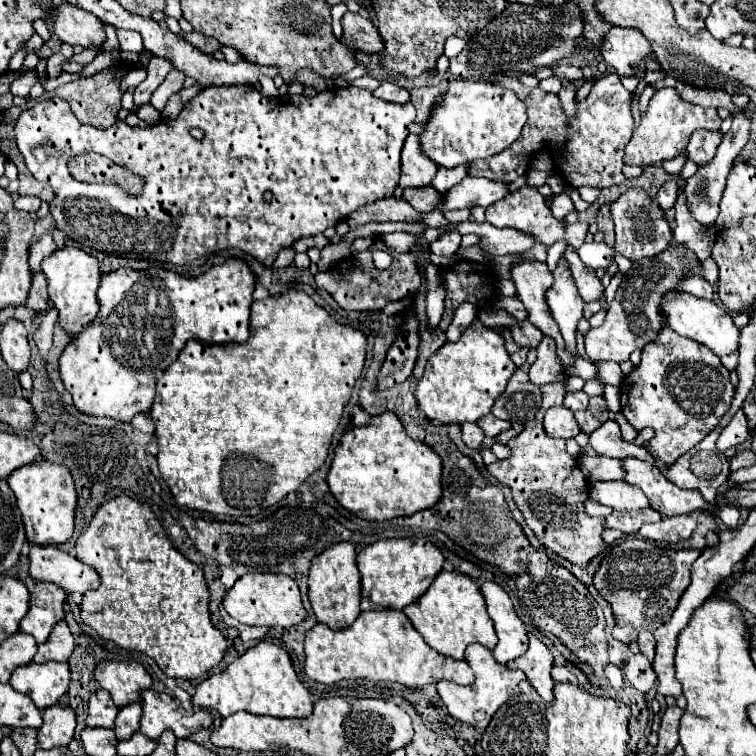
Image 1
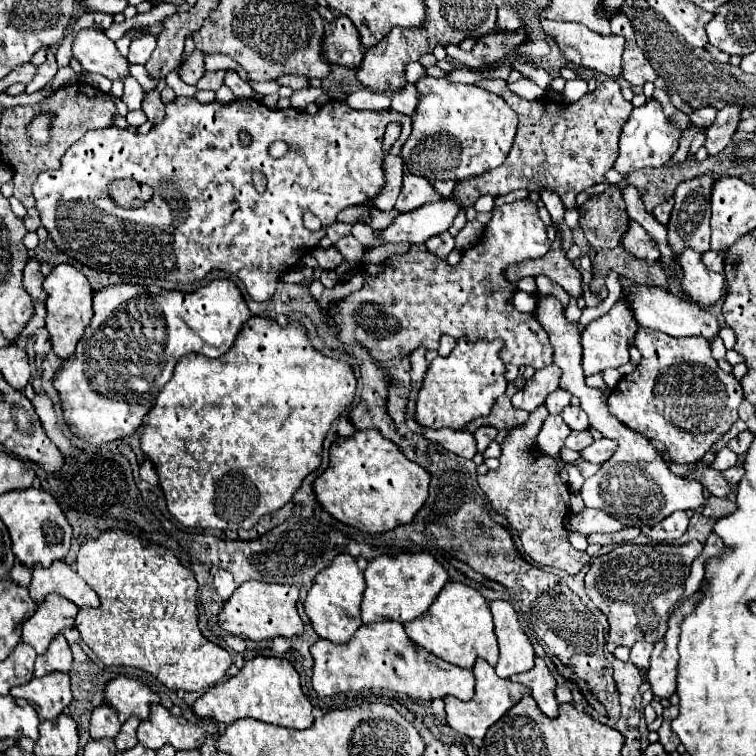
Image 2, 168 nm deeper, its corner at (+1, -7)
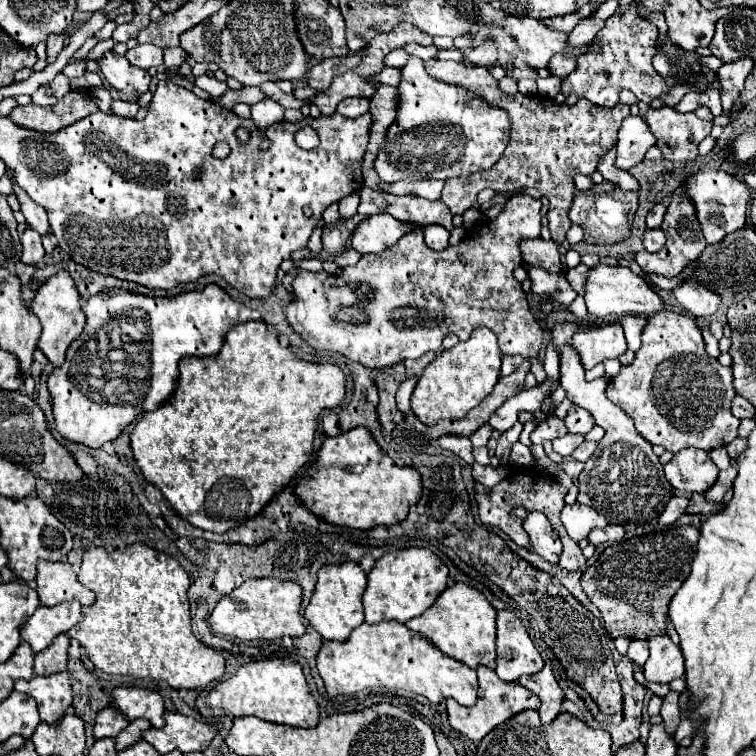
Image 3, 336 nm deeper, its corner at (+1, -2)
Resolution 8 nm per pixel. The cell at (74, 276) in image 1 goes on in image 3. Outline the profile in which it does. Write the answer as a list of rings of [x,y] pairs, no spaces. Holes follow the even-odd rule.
[[[57,272],[55,276],[51,276],[35,294],[29,312],[33,312],[41,326],[43,326],[43,334],[39,340],[39,350],[45,354],[45,358],[53,364],[53,366],[61,366],[65,362],[65,352],[71,346],[73,340],[79,338],[83,324],[85,324],[85,314],[81,312],[81,296],[77,292],[77,286],[73,282],[73,278],[67,272]]]

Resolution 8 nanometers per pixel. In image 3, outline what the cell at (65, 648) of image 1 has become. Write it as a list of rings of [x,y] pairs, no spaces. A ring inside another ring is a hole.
[[[61,634],[53,644],[39,654],[35,654],[35,674],[37,676],[49,676],[63,672],[67,666],[67,648],[69,648],[69,636]]]

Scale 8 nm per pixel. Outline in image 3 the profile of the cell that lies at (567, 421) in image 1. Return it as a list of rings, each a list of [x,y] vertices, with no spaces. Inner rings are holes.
[[[553,416],[553,418],[537,424],[537,428],[531,432],[531,442],[533,444],[543,444],[545,440],[555,440],[555,438],[565,436],[565,434],[567,434],[567,428],[565,428],[563,420]]]

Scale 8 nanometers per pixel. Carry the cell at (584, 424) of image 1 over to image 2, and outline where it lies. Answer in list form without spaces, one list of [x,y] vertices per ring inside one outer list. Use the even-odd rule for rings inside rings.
[[[585,429],[585,431],[571,431],[571,435],[565,441],[565,447],[573,449],[573,451],[583,451],[591,443],[593,443],[593,437],[591,437],[589,429]]]

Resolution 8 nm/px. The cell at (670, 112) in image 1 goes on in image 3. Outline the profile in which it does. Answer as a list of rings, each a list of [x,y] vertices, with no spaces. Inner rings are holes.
[[[627,116],[619,132],[623,134],[617,140],[615,166],[621,170],[629,170],[643,160],[645,152],[655,144],[655,136],[641,116]]]

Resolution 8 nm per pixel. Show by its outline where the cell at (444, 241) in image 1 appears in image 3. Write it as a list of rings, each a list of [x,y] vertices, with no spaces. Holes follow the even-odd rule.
[[[429,226],[429,228],[423,228],[423,234],[425,234],[425,244],[433,250],[443,250],[447,248],[447,240],[449,240],[449,232],[441,226]]]

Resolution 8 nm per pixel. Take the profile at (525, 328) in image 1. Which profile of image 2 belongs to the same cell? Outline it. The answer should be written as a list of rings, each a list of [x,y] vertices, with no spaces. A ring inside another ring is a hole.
[[[531,199],[513,201],[493,209],[491,221],[485,227],[481,243],[467,249],[457,265],[447,265],[445,259],[431,255],[425,245],[413,245],[405,255],[389,257],[389,265],[383,273],[369,277],[361,291],[355,291],[349,297],[345,297],[345,301],[331,309],[329,315],[333,317],[345,347],[349,347],[349,343],[361,343],[379,363],[399,355],[409,355],[419,345],[425,345],[427,349],[437,349],[439,337],[443,333],[449,333],[455,339],[463,335],[467,335],[469,339],[501,339],[503,363],[531,365],[535,369],[543,369],[553,361],[553,347],[547,339],[547,333],[541,329],[541,325],[537,325],[533,315],[521,313],[513,307],[511,297],[517,287],[505,281],[503,273],[511,263],[525,259],[541,259],[549,249],[551,239],[547,237],[547,225],[541,221],[537,213],[537,205]]]

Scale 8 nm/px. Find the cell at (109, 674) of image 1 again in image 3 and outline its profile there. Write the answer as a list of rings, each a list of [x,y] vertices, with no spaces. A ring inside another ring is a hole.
[[[115,688],[113,702],[123,712],[123,716],[133,722],[137,718],[145,718],[153,728],[163,728],[163,700],[157,692],[143,688]]]

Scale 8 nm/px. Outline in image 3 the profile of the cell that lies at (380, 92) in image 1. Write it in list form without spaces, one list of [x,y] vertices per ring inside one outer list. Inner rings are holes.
[[[347,98],[337,106],[337,112],[341,112],[347,118],[357,118],[369,110],[367,98]]]

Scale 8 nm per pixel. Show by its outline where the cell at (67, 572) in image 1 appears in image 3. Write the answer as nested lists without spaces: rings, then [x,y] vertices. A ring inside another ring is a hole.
[[[37,562],[37,594],[43,606],[55,606],[65,600],[77,600],[81,606],[95,602],[95,594],[77,582],[69,562]]]

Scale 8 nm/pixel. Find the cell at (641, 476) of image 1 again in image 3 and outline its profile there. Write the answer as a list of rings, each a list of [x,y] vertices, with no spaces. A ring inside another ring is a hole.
[[[565,344],[561,348],[561,386],[567,392],[567,398],[589,410],[595,418],[595,424],[605,430],[605,436],[597,442],[597,452],[585,462],[583,472],[579,474],[579,496],[577,502],[597,508],[611,524],[621,526],[643,526],[655,520],[669,498],[673,496],[673,488],[665,480],[663,464],[659,456],[651,450],[651,444],[639,436],[633,426],[631,416],[627,416],[621,408],[607,400],[605,378],[595,378],[591,382],[585,380],[585,370],[573,346]]]

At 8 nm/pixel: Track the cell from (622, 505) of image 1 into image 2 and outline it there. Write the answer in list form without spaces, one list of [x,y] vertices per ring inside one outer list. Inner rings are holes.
[[[583,509],[577,515],[571,515],[565,519],[567,531],[579,531],[585,535],[591,533],[615,533],[621,531],[623,525],[615,517],[609,517],[609,513],[599,509]]]

